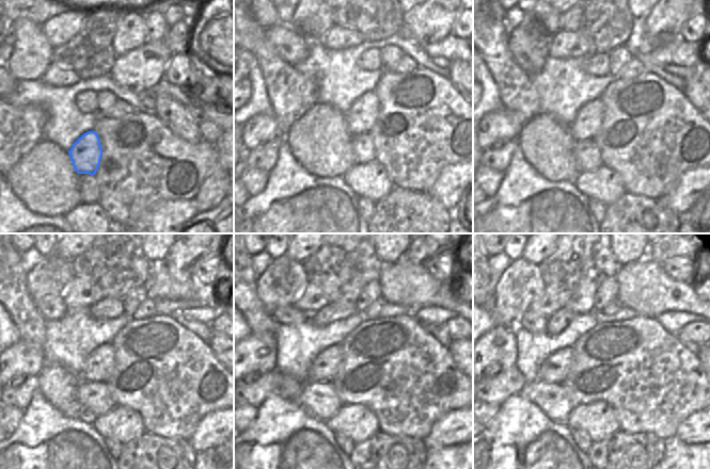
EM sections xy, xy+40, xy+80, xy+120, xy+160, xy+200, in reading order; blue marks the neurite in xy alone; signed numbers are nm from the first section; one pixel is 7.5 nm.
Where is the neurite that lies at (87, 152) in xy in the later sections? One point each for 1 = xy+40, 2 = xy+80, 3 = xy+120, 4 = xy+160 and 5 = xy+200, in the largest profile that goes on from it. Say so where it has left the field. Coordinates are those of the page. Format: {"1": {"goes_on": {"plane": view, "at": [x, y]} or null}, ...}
{"1": {"goes_on": {"plane": "xy+40", "at": [319, 142]}}, "2": {"goes_on": {"plane": "xy+80", "at": [548, 146]}}, "3": {"goes_on": {"plane": "xy+120", "at": [59, 386]}}, "4": {"goes_on": {"plane": "xy+160", "at": [325, 368]}}, "5": {"goes_on": {"plane": "xy+200", "at": [554, 369]}}}

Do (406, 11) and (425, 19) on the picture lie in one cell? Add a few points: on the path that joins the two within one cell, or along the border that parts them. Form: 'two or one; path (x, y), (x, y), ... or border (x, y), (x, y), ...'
two; border (413, 11), (408, 16)

